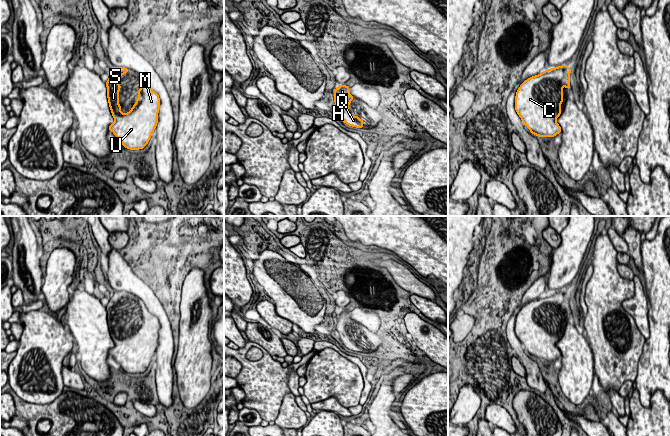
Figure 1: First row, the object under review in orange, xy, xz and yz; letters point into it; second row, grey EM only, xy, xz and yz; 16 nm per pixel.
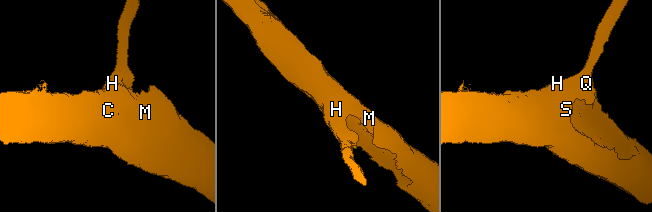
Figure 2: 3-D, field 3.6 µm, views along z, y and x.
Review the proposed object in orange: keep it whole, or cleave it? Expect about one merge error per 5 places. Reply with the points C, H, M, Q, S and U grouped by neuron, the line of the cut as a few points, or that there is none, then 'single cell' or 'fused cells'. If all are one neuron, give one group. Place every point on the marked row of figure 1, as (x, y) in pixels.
C H M Q S U; no cut; single cell

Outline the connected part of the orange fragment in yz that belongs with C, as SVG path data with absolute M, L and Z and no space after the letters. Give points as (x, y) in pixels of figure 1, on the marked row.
M567 65L555 67L530 77L518 88L515 110L532 134L553 137L561 132L556 119L561 114L562 87L570 89Z

